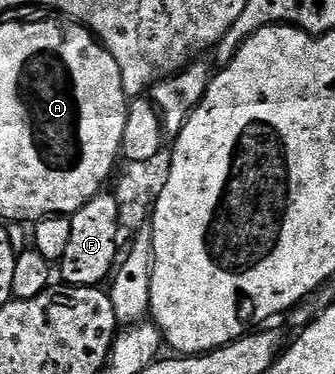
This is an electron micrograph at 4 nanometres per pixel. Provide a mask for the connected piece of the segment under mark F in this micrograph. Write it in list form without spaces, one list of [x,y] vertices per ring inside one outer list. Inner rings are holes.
[[[100,194],[98,196],[94,196],[92,200],[89,202],[85,202],[85,206],[81,206],[77,211],[71,213],[69,217],[71,221],[71,229],[69,230],[69,246],[65,249],[65,254],[63,255],[63,259],[61,261],[61,267],[63,267],[63,280],[62,283],[64,285],[73,287],[73,288],[94,288],[96,286],[102,285],[104,282],[103,279],[106,278],[107,275],[110,274],[111,271],[115,268],[115,259],[120,259],[121,250],[119,254],[119,228],[121,232],[121,200],[119,200],[115,196],[106,196],[106,194]]]

